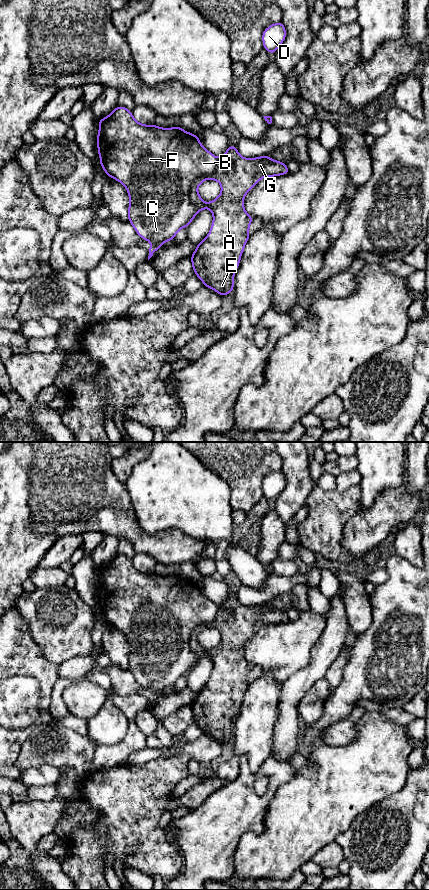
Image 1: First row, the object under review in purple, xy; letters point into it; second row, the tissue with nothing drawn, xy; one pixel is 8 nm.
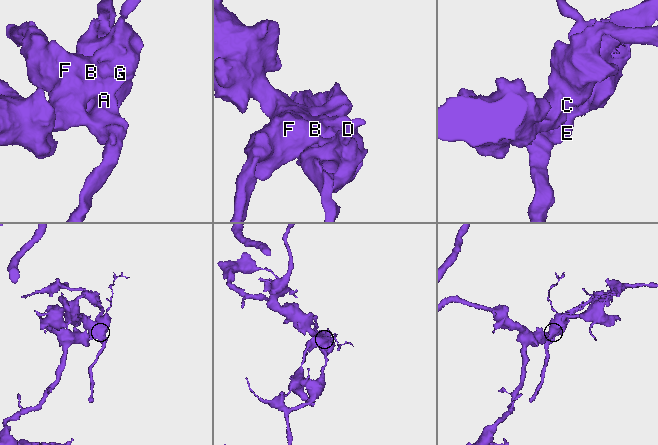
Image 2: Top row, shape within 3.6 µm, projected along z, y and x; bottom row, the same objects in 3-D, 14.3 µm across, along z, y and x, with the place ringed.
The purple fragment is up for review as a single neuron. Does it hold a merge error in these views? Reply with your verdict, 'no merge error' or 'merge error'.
merge error

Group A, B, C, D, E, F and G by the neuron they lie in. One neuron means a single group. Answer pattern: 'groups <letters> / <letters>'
groups A E G / B C D F

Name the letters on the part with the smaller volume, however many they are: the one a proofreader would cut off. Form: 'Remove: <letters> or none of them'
Remove: A, E, G

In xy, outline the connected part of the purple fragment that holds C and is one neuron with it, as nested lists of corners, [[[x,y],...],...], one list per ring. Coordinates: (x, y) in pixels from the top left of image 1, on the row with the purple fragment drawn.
[[[123,106],[116,107],[107,117],[98,120],[97,148],[100,165],[107,176],[123,184],[129,195],[128,221],[136,233],[151,243],[148,260],[166,241],[172,241],[176,233],[187,228],[204,205],[195,205],[190,199],[190,188],[200,177],[209,176],[216,169],[218,158],[203,147],[198,135],[179,127],[161,128],[137,122],[132,111]]]

